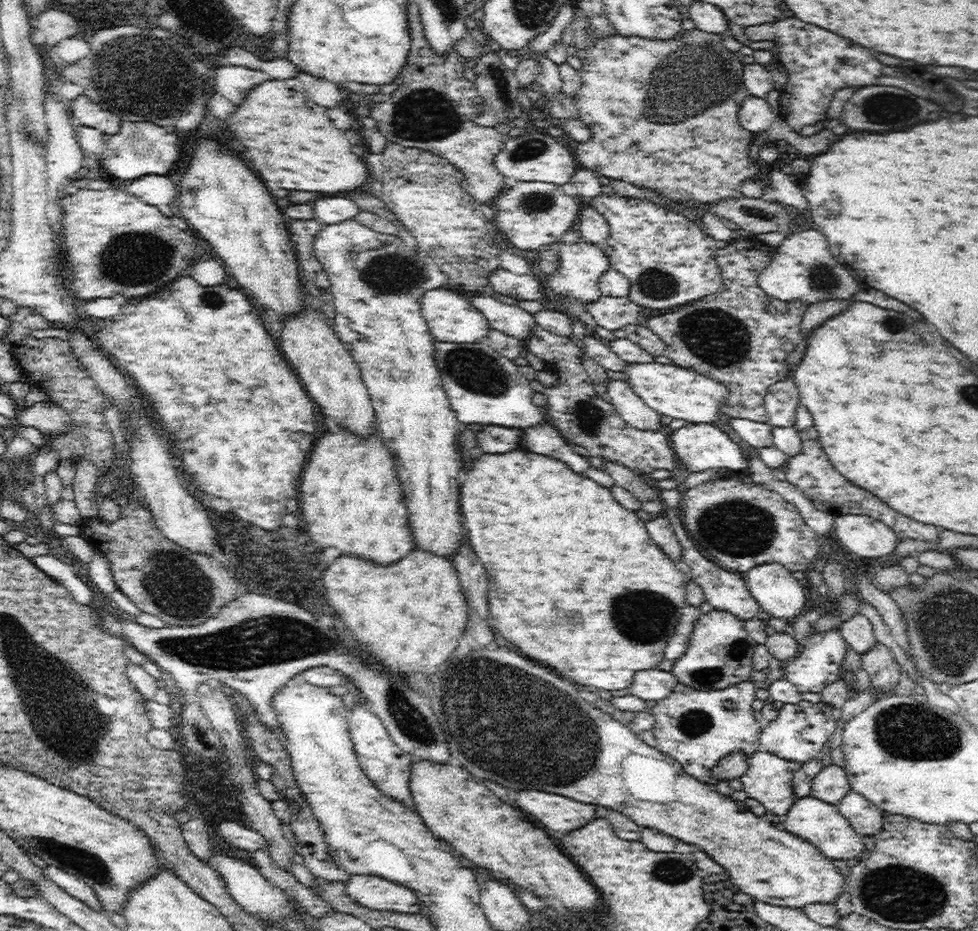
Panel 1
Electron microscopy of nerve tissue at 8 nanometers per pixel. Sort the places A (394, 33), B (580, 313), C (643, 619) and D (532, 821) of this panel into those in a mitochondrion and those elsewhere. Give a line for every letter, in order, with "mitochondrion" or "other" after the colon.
A: other
B: other
C: mitochondrion
D: other

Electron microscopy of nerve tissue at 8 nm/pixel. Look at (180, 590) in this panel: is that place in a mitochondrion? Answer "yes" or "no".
yes

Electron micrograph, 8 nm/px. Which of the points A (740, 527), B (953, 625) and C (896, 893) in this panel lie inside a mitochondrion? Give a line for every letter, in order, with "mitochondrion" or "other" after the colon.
A: mitochondrion
B: mitochondrion
C: mitochondrion

